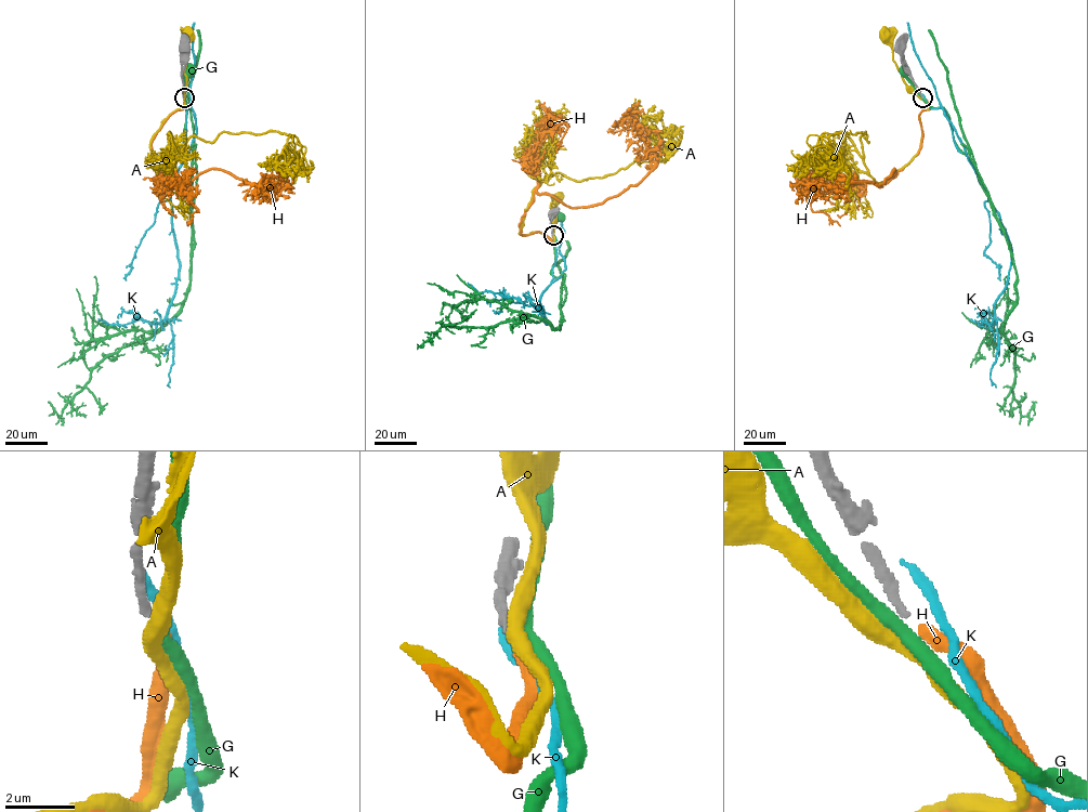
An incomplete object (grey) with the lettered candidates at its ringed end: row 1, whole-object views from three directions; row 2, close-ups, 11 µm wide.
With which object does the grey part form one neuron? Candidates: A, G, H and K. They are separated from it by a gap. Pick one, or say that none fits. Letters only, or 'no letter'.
H

